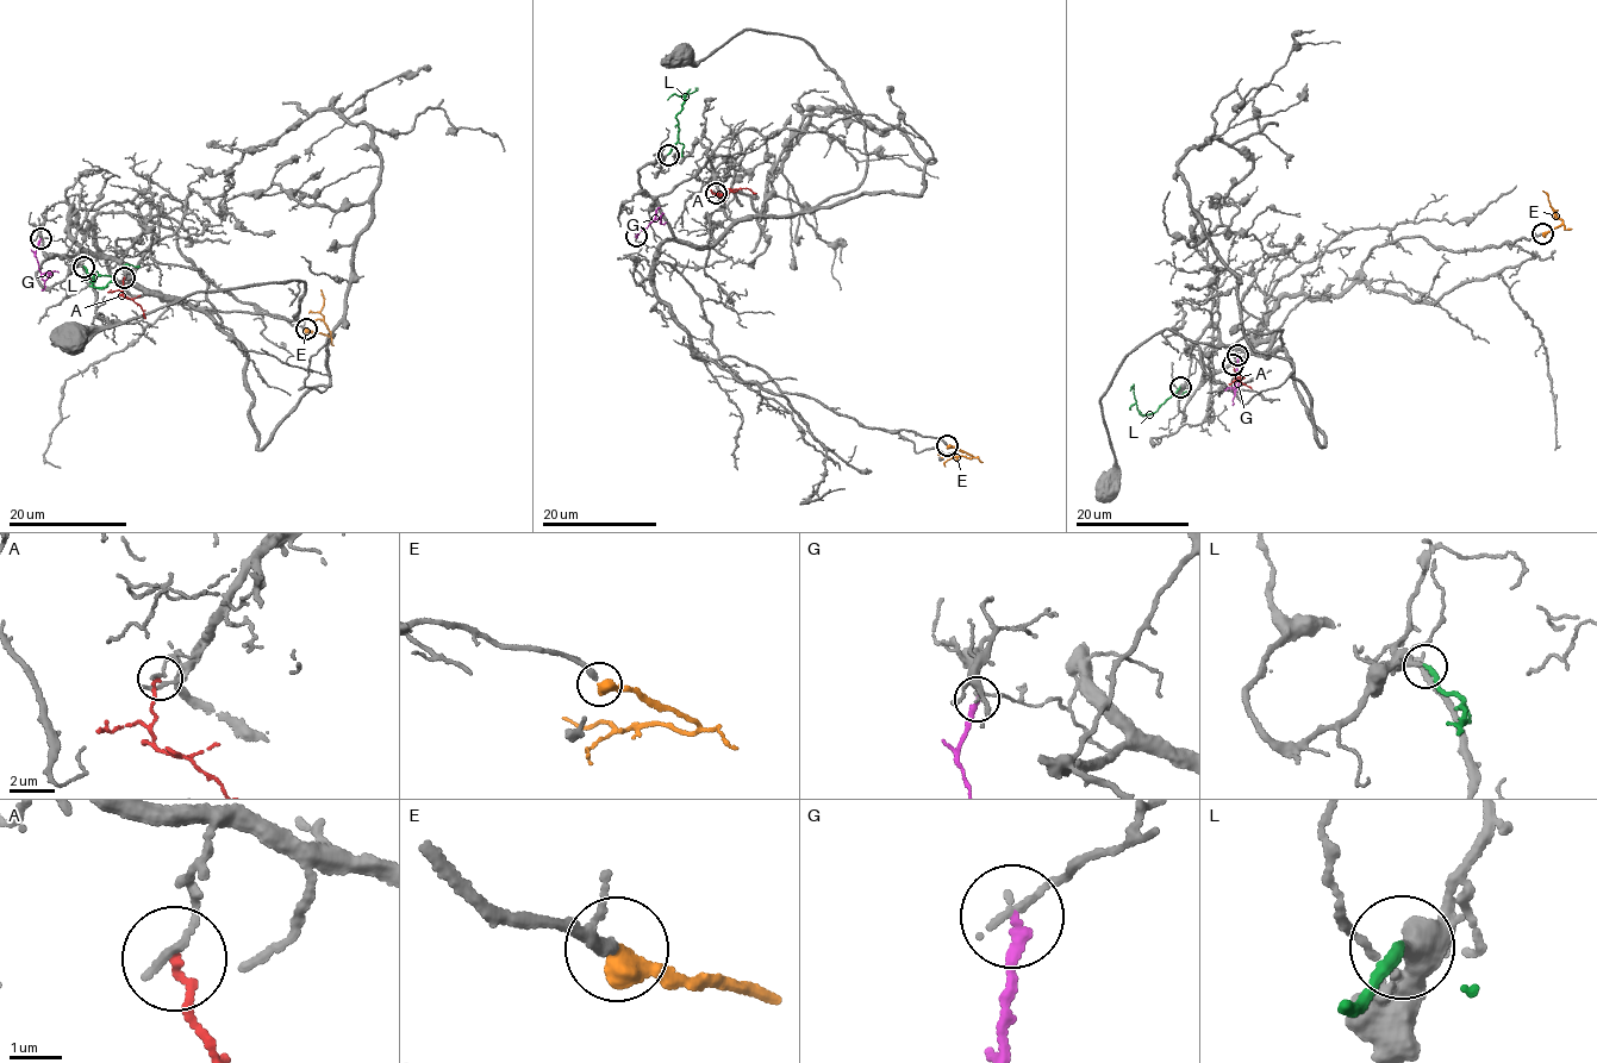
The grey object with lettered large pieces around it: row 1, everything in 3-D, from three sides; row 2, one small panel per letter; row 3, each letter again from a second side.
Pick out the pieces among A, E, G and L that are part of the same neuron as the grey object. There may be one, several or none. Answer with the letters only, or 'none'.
E, L

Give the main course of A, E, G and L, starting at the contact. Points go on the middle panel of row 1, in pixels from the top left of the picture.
A: (716, 193), (725, 195), (735, 188), (746, 188), (756, 193)
E: (947, 446), (960, 448), (972, 457), (937, 455)
G: (635, 236), (654, 219), (667, 223)
L: (668, 154), (679, 138), (675, 116), (686, 94), (697, 91)

